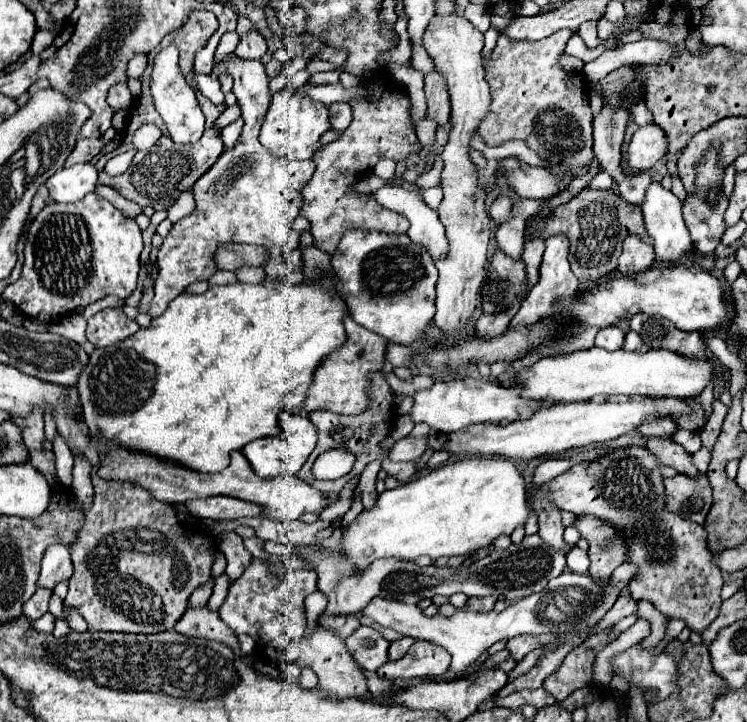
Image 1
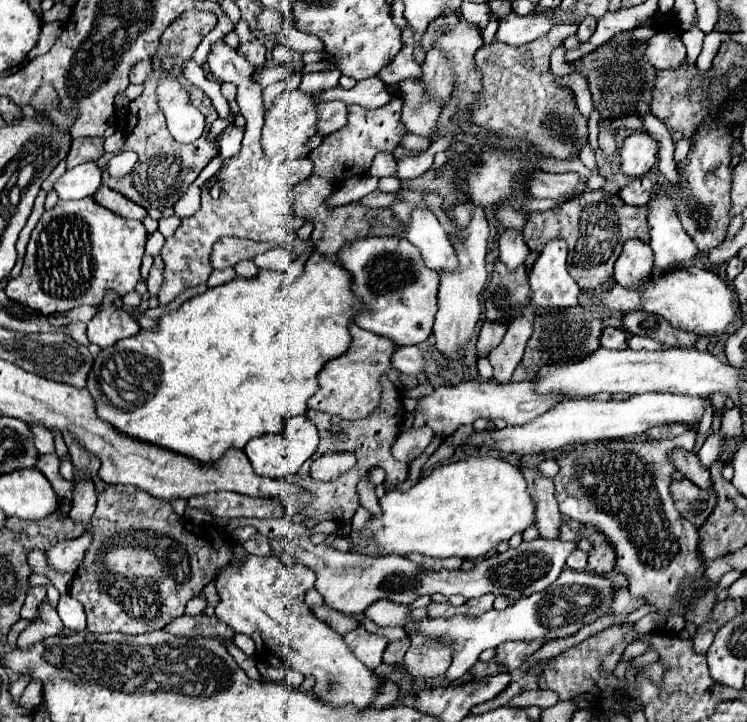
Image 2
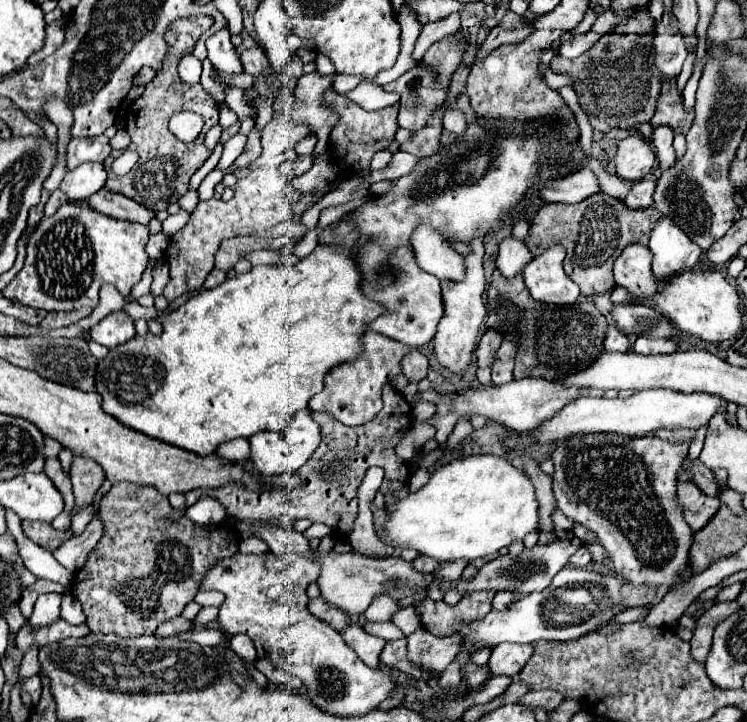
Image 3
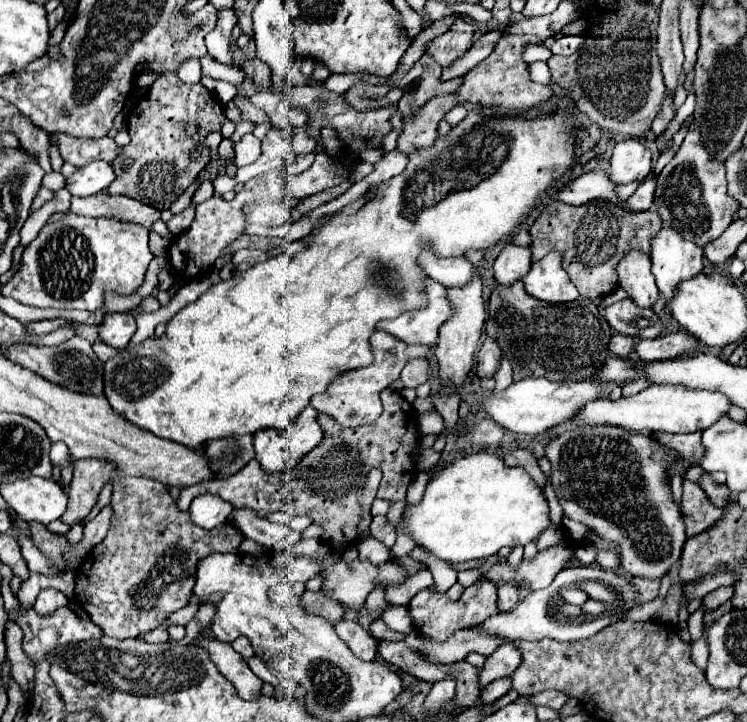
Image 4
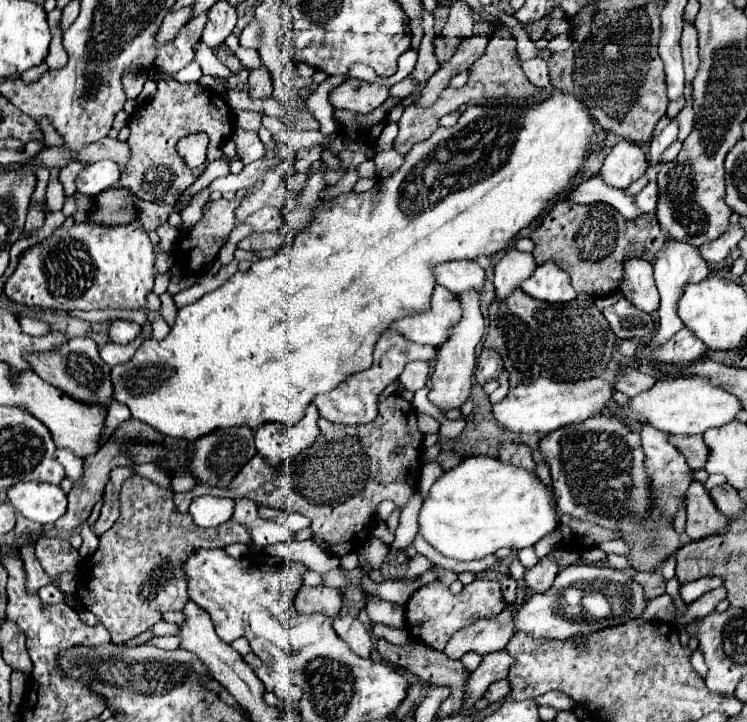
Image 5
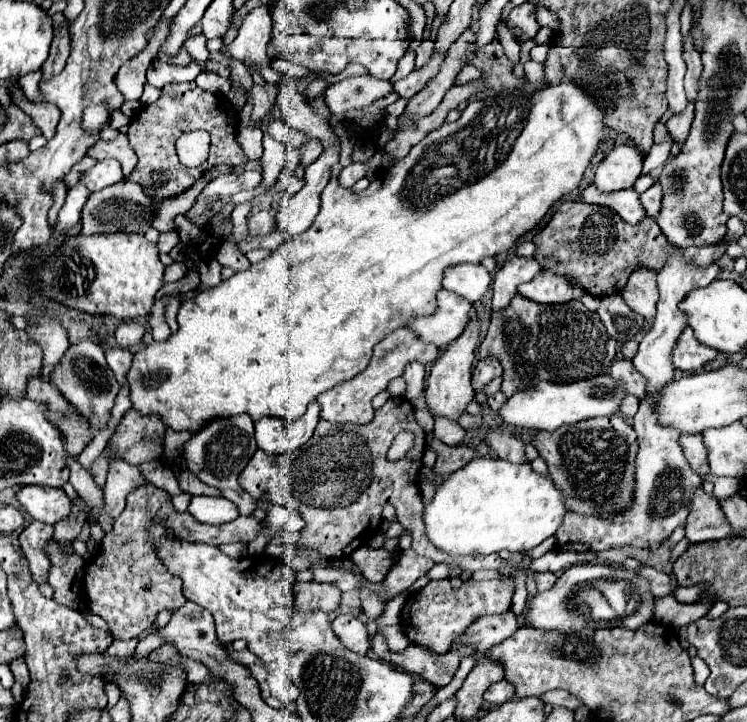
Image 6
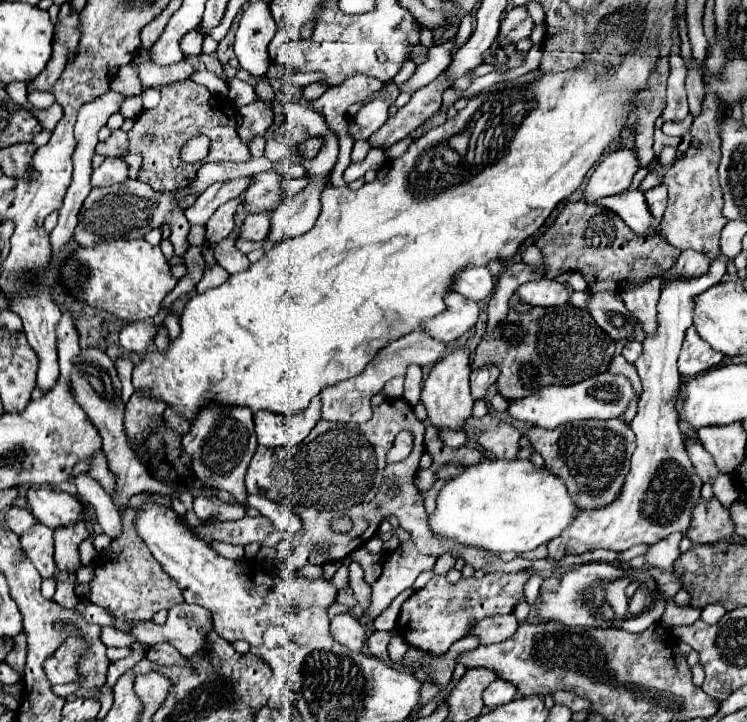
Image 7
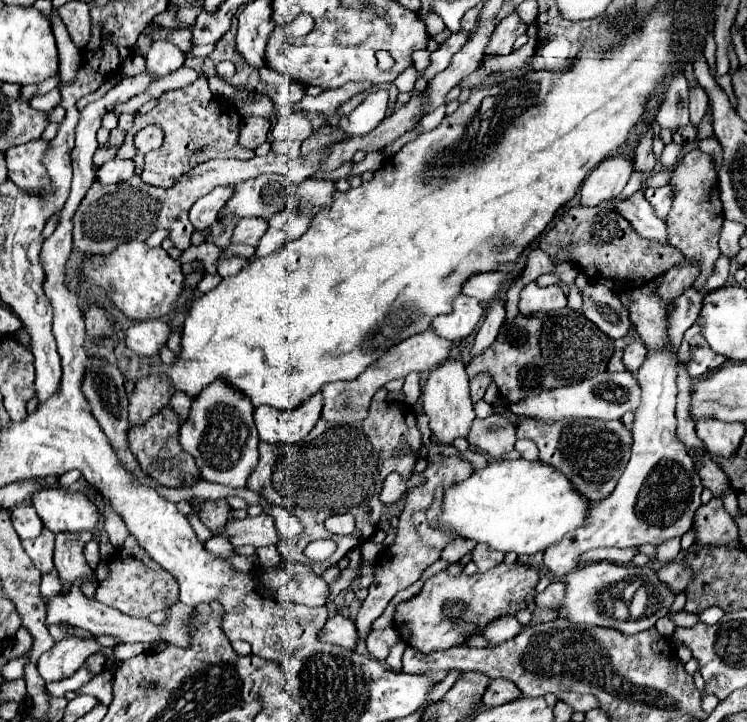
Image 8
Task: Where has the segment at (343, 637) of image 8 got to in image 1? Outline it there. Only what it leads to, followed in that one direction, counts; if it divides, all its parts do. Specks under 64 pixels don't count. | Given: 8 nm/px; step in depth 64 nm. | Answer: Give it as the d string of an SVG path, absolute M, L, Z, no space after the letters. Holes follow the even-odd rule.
M360 626L354 634L346 638L348 652L364 670L376 670L388 660L388 646L390 642L380 636L380 632Z

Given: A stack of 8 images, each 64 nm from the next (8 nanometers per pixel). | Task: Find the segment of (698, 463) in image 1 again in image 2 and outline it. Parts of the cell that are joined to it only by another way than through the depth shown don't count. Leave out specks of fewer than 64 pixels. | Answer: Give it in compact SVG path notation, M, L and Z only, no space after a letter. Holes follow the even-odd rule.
M712 430L710 436L706 438L702 450L698 452L698 458L702 462L702 466L712 466L714 462L718 462L718 458L722 458L722 448L728 444L728 438L722 434L722 430Z

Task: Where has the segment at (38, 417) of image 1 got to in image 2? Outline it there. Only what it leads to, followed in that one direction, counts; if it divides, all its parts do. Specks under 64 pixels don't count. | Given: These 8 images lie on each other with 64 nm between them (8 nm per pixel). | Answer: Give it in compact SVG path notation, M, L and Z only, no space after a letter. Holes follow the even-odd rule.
M32 426L34 438L36 438L36 448L40 454L52 454L54 452L54 436L50 430L42 426Z

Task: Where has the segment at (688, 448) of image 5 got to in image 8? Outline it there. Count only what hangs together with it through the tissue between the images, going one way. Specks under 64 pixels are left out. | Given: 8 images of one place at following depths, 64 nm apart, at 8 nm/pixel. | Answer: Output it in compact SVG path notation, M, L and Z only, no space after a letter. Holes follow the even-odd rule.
M704 454L704 462L700 466L700 478L702 478L702 486L712 490L714 498L722 498L722 494L730 488L730 482L728 482L728 476L710 460L708 454Z

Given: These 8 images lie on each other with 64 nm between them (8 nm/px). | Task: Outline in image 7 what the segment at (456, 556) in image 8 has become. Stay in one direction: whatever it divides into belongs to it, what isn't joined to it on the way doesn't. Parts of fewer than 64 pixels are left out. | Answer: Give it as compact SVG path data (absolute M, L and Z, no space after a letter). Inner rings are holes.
M442 554L442 558L434 566L434 572L436 574L446 574L454 566L454 562L456 562L456 558L452 554Z

